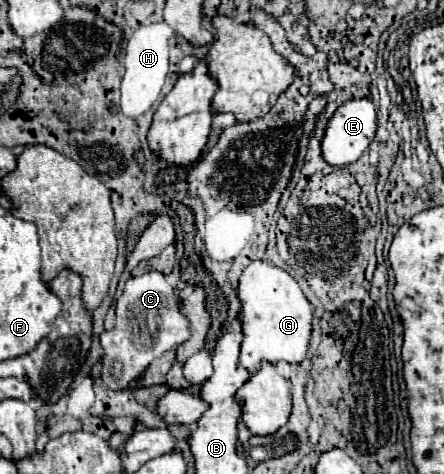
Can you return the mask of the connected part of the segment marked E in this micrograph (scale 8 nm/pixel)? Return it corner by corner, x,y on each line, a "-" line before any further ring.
359,98
359,100
349,100
343,106
337,108
333,118
329,120
329,128
325,132
325,140
321,144
321,152
327,164
331,166
345,166
353,164
373,142
377,132
377,112
375,104
371,98

